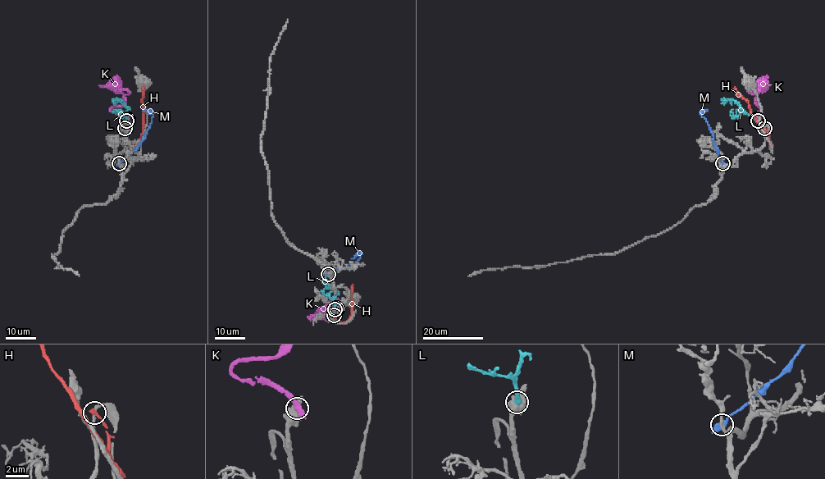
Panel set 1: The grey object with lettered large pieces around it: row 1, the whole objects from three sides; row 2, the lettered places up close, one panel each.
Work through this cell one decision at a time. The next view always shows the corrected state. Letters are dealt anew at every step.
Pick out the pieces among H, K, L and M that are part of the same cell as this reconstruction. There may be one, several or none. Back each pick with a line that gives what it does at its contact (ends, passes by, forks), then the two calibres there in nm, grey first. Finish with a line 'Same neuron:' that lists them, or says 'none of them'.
L: it ends; calibres 500 and 400 nm
Same neuron: L

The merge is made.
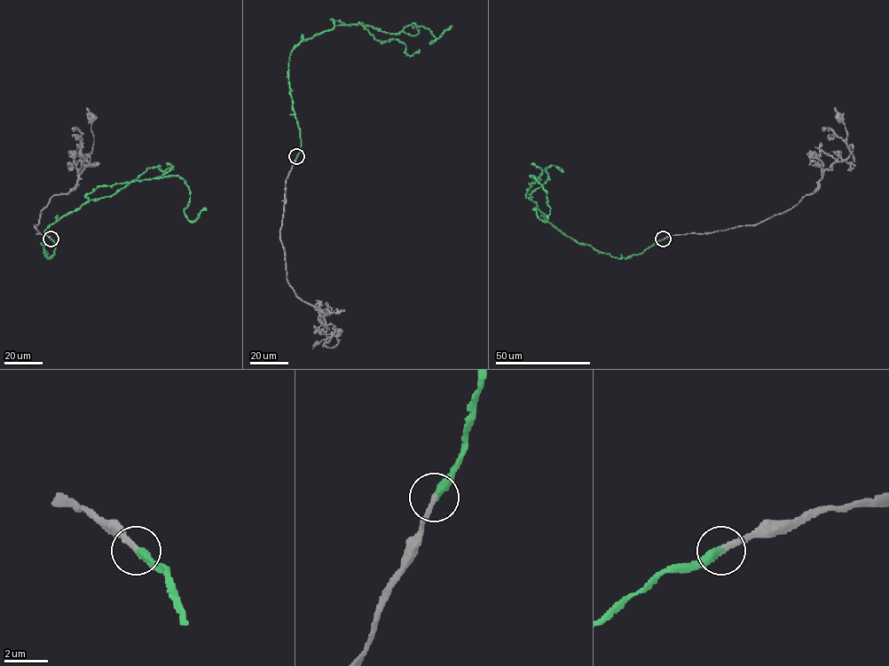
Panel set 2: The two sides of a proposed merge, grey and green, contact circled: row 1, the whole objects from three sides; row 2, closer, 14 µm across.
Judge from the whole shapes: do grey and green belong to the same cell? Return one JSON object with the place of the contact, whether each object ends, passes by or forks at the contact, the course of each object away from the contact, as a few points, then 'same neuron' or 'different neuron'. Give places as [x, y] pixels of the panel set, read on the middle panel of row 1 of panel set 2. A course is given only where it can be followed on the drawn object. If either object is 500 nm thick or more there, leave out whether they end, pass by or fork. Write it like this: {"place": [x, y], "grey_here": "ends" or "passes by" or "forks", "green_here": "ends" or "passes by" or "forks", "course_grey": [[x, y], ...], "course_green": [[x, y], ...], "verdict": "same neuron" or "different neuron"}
{"place": [296, 156], "grey_here": "ends", "green_here": "ends", "course_grey": [[297, 157], [286, 179], [279, 231], [287, 280], [334, 327], [324, 346], [337, 344], [337, 332]], "course_green": [[297, 157], [288, 69], [302, 42], [332, 19], [391, 34], [415, 24], [430, 43], [452, 26]], "verdict": "same neuron"}

